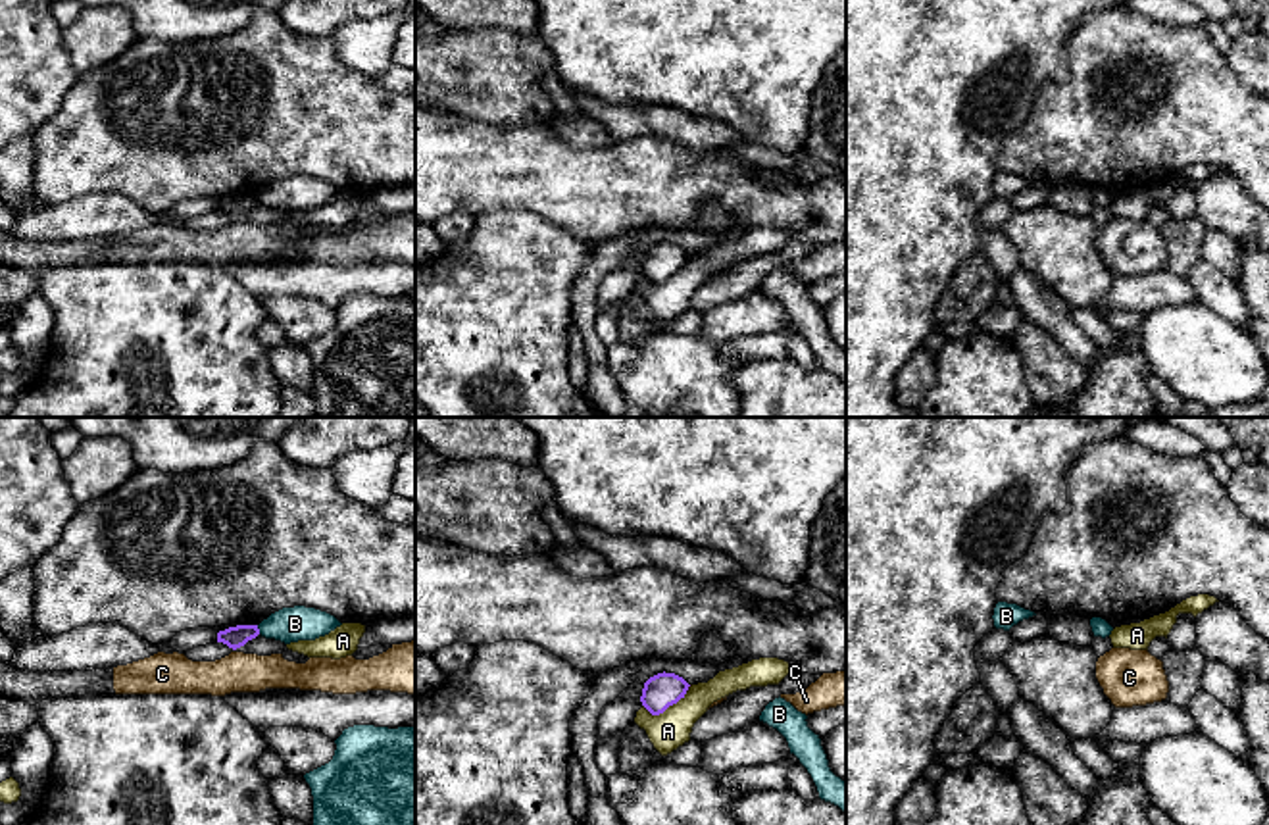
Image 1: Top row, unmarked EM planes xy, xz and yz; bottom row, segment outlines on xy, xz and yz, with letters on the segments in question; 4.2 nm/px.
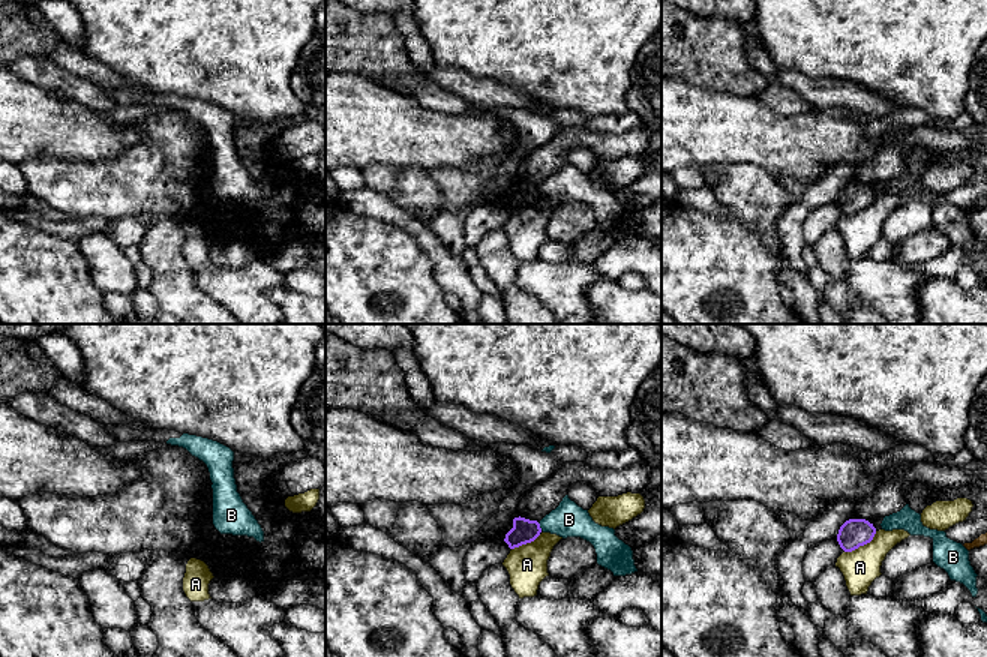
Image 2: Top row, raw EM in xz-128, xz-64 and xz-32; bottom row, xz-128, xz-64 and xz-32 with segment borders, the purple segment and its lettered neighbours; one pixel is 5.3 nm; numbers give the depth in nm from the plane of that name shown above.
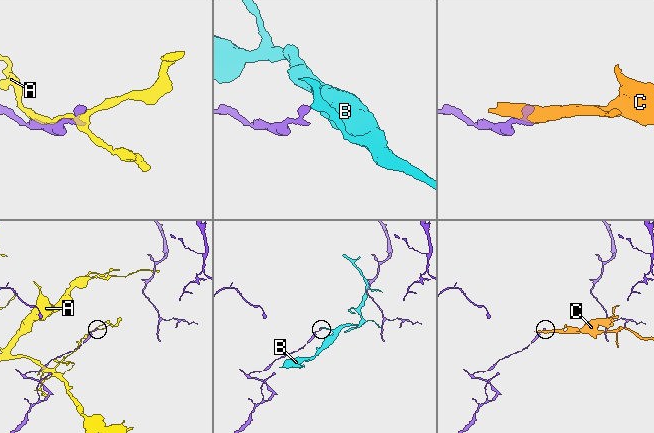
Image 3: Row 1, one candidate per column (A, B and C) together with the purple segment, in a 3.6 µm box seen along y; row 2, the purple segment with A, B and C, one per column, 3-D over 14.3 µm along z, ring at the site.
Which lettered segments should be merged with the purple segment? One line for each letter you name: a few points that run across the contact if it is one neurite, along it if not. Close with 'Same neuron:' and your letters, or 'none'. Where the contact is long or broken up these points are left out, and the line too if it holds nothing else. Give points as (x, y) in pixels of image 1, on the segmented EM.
Same neuron: none

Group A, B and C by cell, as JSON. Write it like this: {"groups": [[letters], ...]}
{"groups": [["A"], ["B"], ["C"]]}

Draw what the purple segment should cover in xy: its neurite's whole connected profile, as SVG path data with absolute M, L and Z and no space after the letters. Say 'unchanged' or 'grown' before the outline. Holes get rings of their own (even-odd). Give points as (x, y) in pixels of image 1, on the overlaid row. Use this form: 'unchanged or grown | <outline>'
unchanged | M236 625L217 633L217 642L236 650L260 635L258 625Z

